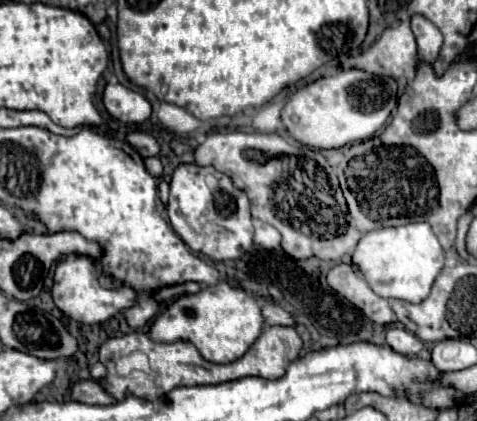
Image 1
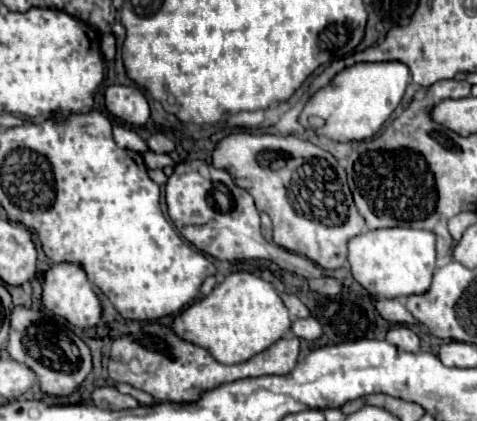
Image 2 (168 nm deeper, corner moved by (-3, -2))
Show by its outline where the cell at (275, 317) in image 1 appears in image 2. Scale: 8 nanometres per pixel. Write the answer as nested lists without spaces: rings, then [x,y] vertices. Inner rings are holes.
[[[306,318],[306,320],[294,320],[292,334],[304,340],[318,340],[324,334],[324,330],[316,318]]]

